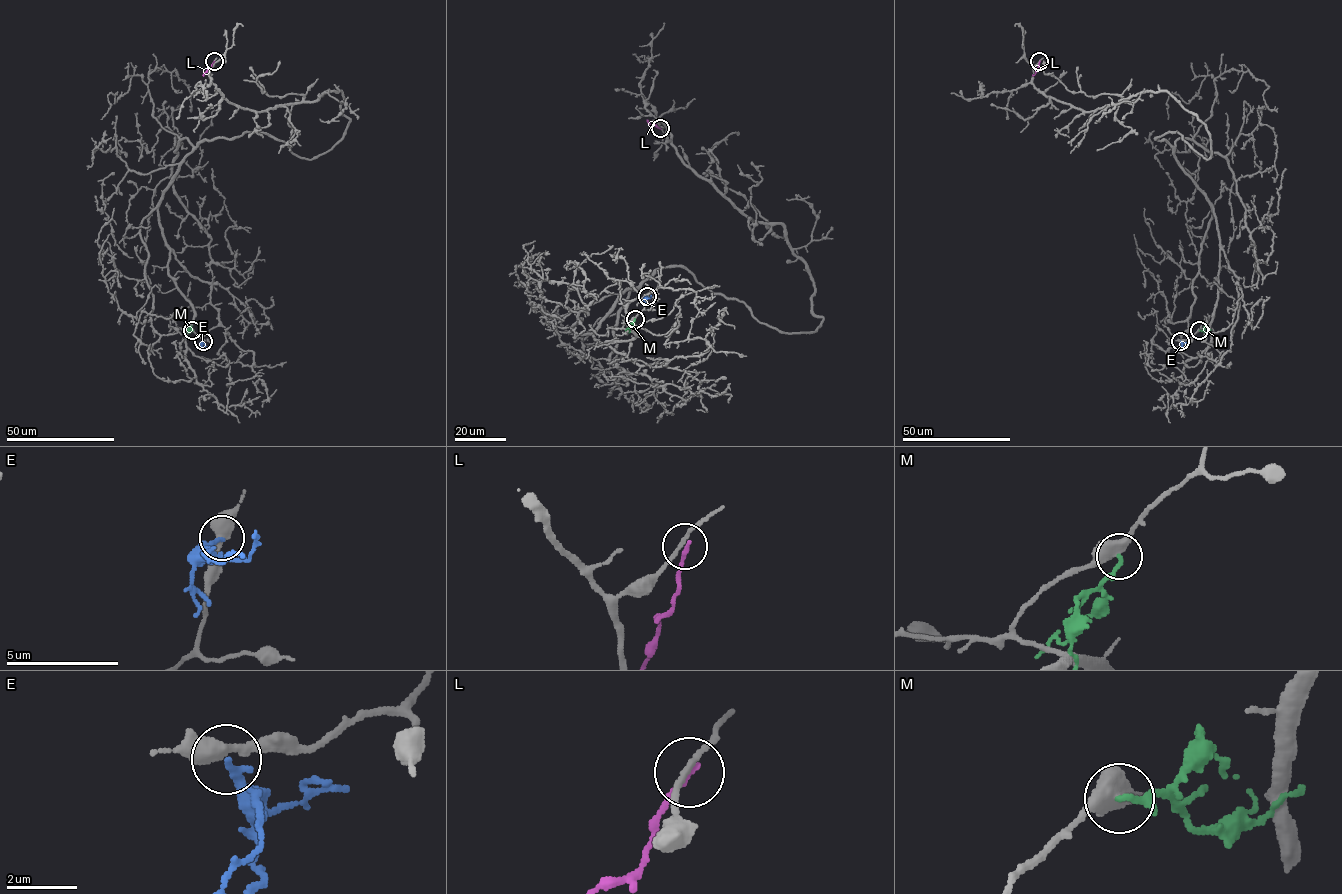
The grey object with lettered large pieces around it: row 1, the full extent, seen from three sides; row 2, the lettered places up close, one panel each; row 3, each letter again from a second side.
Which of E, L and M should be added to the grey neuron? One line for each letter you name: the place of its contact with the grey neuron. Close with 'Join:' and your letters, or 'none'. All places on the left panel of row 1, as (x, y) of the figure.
Join: none

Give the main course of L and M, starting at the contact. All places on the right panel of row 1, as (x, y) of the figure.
L: (1039, 62), (1032, 76)
M: (1199, 330), (1211, 329)

